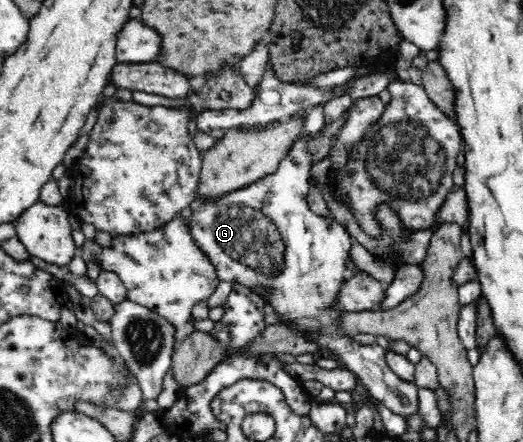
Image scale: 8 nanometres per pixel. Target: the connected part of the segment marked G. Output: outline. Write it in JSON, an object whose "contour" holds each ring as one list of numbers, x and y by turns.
{"contour":[[325,122,325,126,323,127,323,129,318,132,317,134,311,135,311,136,307,136,305,138,301,138,301,140,297,141,295,144,293,144,293,146,291,146,290,150,289,150,289,154,287,154,287,156,285,158,283,158,283,160,281,160,281,162,279,162,279,166,277,168,277,170,275,172,273,172,273,174,267,174,267,176,263,176,263,178,259,178,259,180,257,180,257,182,253,182,253,184,247,184,247,186,243,186,243,188,239,188,237,190,233,190,230,194,227,194,226,196,223,196,221,199,218,199,217,201,201,201,201,199,199,199,199,197,197,197,198,200,200,200,201,205,199,206,199,210,193,212,192,217,187,220,187,225,189,225,189,231,191,231,191,235,193,235,193,239,195,239,195,243,197,243,197,246,199,247,199,249,201,249,201,251,203,251,203,253,205,253,205,255,207,255,207,257,209,257,209,259,211,259,211,263,213,263,213,265,215,265,215,270,217,271,217,275,219,275,219,280,226,280,231,282,231,284,233,285,235,282,239,282,241,284,244,284,245,287,251,289,251,291,255,292,259,291,259,296,261,296,261,300,263,300,266,308,268,309,269,312,276,312,279,314,279,317,282,319,282,322,279,324,285,324,285,325,289,325,289,327,291,327,291,329,295,329,295,331,305,331,306,336,310,336,310,340,312,340,312,342,314,342,314,344,316,344,318,350,322,350,324,348,327,348,327,350,330,350,333,354,335,354,335,358,336,360,341,363,341,365,345,365,347,369,349,369,351,372,354,372,356,374,356,376,358,376,362,382,362,384,364,384,364,386,367,387,367,390,371,393,371,395,373,395,373,397,375,397,375,399,377,399,379,402,382,402,389,410,391,410,391,412,394,412,395,414,402,416,405,420,405,418,407,418,407,416,411,416,411,414,419,414,419,397,418,397,418,389,417,385,415,385,414,383,411,382,405,382,404,380,401,380,399,377,396,376,396,374,389,368,389,365,387,364,386,361,386,353,388,351,386,351,383,347,380,347,379,344,377,343,373,343,373,344,369,344,368,347,364,347,361,343,357,343,353,340,352,337,347,337,347,335,343,335,343,333,340,331,340,326,338,323,338,318,340,316,341,313,343,313,341,310,337,310,336,308,334,308,334,300,337,298,337,295,339,294,339,289,341,288,341,285,343,284,343,282,345,282,348,278,348,272,347,272,347,267,346,267,346,262,348,261,348,257,349,257,349,250,351,247,351,243,350,243,350,234,347,232,347,229,341,225,339,222,337,222,335,220,335,218,333,216,330,217,322,217,319,216,318,214,315,214,313,211,310,210,310,207,308,206,308,203,306,202,307,196,309,195,310,192,310,188,312,187,310,182,311,182,311,176,310,176,310,170,312,167,312,158,311,155,308,153,308,148,307,145,309,144,309,142,311,142,311,140,315,140,315,138,317,138,317,136,321,136,321,134,323,134,323,132,325,132,325,128,327,128,327,126,329,126,329,124,327,124]]}

